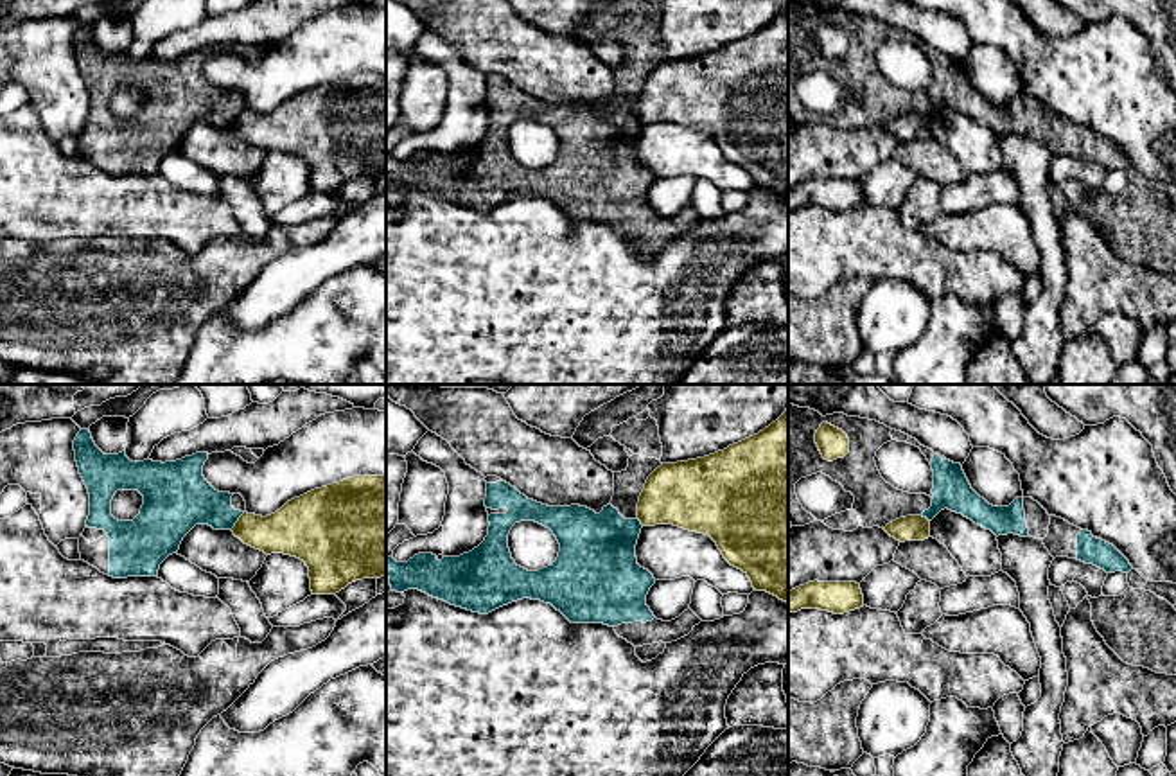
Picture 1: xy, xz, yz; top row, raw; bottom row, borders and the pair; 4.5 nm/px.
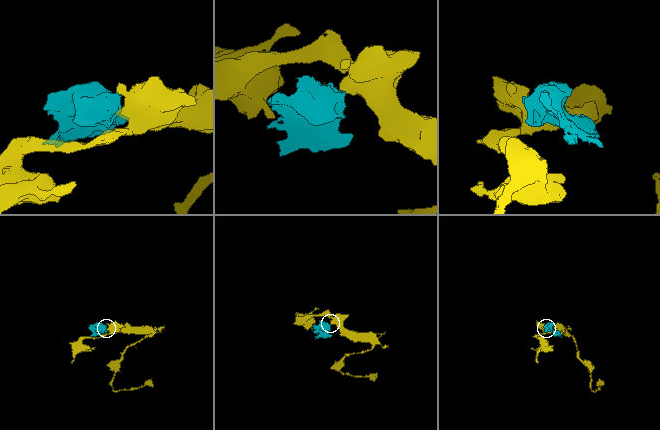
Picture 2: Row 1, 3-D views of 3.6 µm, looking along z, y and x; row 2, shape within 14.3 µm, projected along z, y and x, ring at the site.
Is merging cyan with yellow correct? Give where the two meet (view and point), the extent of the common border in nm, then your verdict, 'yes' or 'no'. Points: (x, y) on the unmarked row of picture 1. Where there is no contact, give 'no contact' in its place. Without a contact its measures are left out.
xy (237, 117) | 100 nm | no

